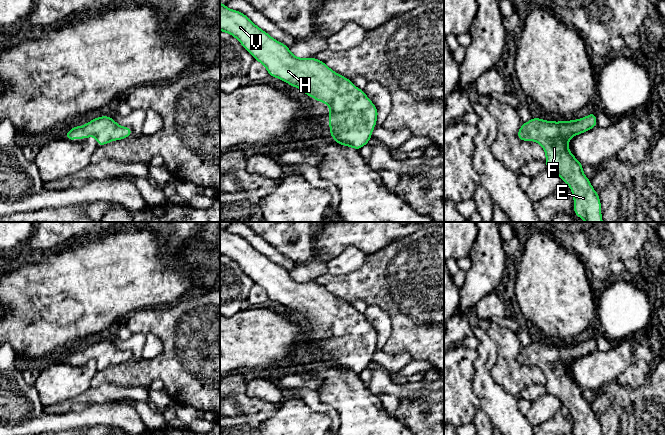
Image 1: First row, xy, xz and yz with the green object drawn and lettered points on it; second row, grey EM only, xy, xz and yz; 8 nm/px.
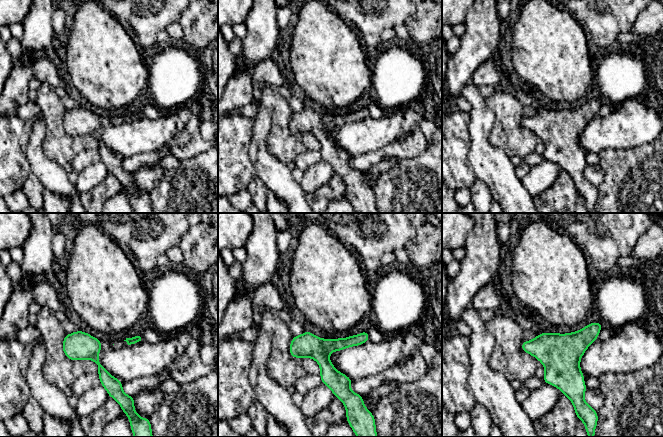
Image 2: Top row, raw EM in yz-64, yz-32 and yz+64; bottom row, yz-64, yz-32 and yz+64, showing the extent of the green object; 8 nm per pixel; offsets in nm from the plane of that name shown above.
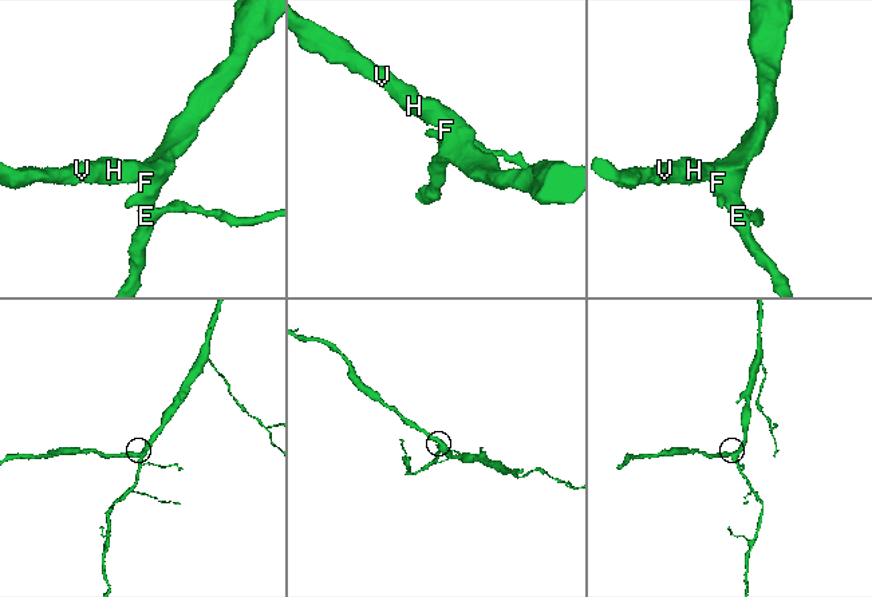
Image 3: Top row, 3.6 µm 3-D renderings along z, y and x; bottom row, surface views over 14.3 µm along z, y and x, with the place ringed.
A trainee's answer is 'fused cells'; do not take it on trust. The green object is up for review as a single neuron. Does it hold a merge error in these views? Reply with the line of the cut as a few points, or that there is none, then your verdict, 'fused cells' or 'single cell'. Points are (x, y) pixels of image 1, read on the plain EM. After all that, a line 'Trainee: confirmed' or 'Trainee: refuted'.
cut none; single cell
Trainee: refuted

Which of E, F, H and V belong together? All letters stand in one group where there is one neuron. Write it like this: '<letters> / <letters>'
E F H V

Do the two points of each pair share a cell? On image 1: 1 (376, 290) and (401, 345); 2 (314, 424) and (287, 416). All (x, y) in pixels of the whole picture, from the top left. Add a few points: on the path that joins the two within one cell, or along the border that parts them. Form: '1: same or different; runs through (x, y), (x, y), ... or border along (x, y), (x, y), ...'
1: same; runs through (390, 304), (401, 316), (401, 331)
2: same; runs through (307, 424), (294, 423)

